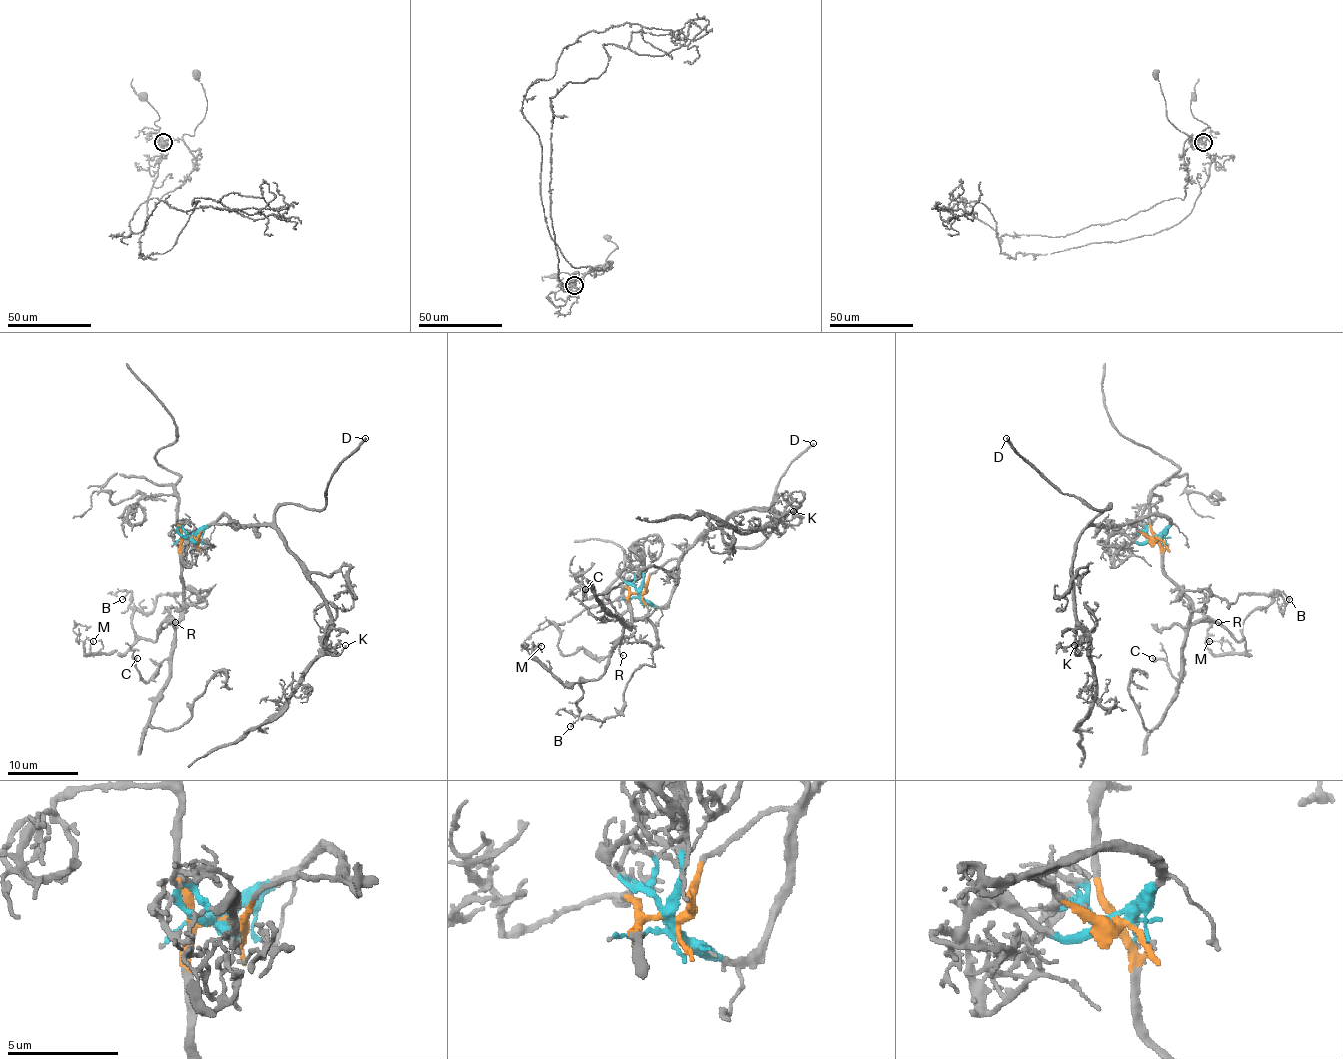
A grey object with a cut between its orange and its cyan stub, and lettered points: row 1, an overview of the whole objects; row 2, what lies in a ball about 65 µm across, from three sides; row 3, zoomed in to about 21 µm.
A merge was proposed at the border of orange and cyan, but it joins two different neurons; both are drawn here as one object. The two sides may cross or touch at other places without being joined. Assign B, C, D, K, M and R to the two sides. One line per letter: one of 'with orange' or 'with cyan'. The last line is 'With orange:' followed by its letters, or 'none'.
B: with orange
C: with orange
D: with cyan
K: with cyan
M: with orange
R: with orange
With orange: B, C, M, R

